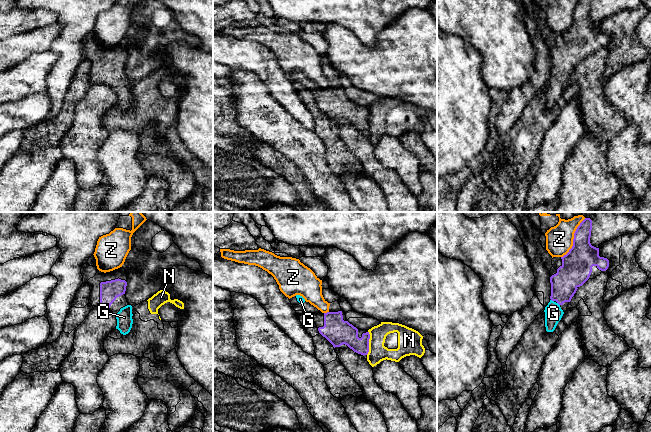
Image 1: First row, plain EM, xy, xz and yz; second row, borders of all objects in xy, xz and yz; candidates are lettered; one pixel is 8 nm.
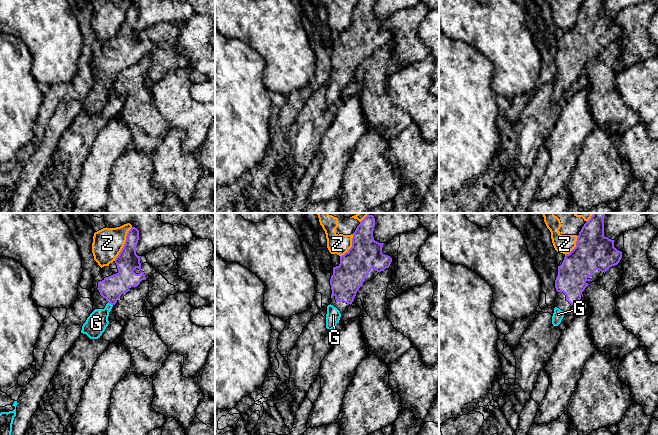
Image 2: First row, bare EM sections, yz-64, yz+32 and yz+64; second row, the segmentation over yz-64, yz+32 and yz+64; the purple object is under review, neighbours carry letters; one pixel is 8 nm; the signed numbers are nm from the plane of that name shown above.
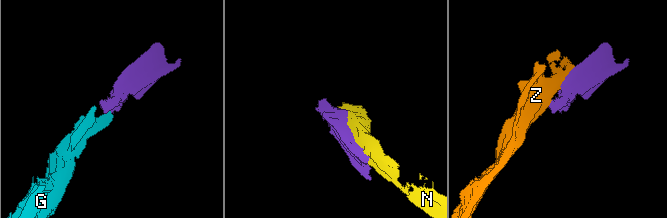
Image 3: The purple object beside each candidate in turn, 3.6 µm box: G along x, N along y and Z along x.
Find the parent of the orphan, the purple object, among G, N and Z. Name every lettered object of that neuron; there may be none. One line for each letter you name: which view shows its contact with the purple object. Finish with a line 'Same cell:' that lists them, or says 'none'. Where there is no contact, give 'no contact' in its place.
G: contact in yz
Same cell: G

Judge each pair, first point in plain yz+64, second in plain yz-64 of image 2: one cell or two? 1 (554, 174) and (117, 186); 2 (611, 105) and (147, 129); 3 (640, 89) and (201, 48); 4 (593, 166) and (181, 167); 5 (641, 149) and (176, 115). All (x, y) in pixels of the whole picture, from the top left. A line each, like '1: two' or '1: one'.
1: two
2: one
3: two
4: two
5: two

